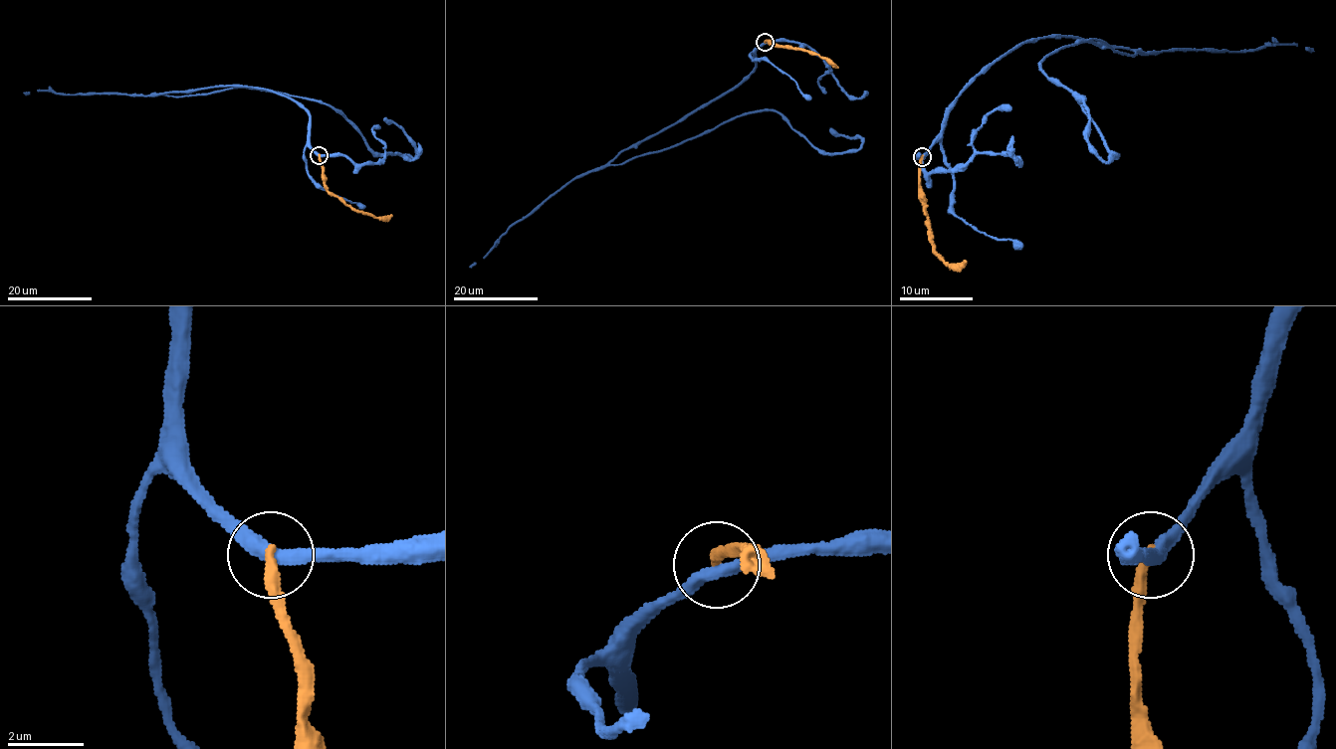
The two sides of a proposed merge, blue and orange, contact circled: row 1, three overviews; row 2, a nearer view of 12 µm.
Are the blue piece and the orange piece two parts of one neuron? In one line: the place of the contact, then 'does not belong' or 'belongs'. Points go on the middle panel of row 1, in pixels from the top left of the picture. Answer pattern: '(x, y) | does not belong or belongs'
(765, 42) | does not belong

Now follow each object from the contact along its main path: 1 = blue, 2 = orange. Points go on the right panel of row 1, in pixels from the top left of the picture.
1: (922, 157), (968, 86), (1054, 36), (1135, 54), (1089, 40), (1041, 62), (1113, 157), (1087, 139), (1074, 93)
2: (922, 157), (920, 198), (929, 228), (929, 240), (947, 265), (962, 265), (966, 261)

